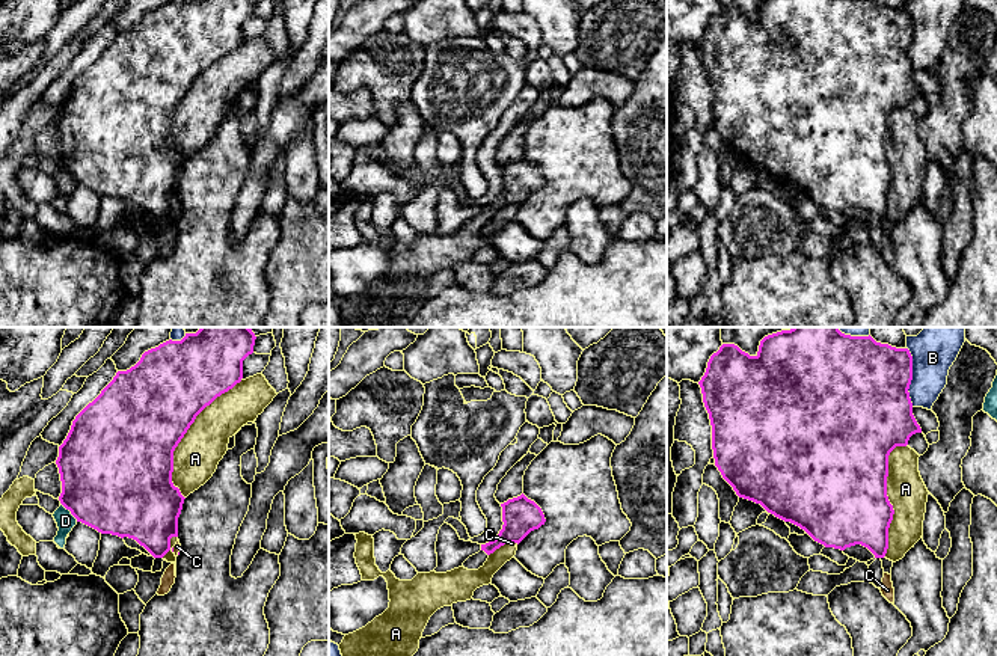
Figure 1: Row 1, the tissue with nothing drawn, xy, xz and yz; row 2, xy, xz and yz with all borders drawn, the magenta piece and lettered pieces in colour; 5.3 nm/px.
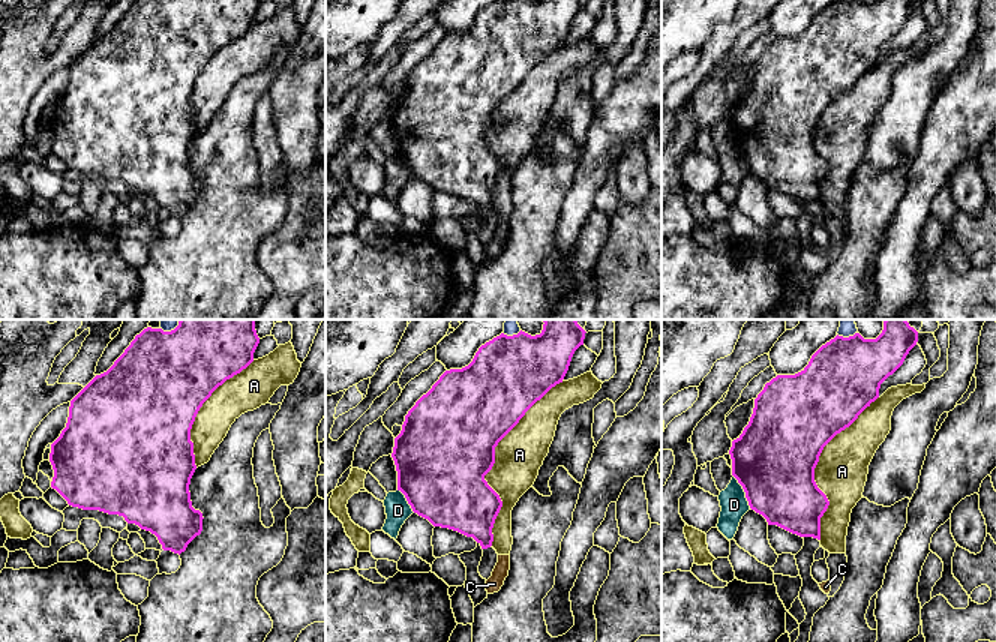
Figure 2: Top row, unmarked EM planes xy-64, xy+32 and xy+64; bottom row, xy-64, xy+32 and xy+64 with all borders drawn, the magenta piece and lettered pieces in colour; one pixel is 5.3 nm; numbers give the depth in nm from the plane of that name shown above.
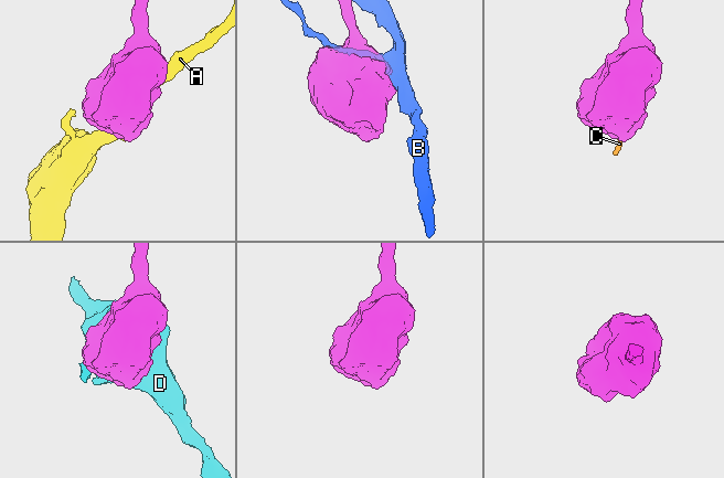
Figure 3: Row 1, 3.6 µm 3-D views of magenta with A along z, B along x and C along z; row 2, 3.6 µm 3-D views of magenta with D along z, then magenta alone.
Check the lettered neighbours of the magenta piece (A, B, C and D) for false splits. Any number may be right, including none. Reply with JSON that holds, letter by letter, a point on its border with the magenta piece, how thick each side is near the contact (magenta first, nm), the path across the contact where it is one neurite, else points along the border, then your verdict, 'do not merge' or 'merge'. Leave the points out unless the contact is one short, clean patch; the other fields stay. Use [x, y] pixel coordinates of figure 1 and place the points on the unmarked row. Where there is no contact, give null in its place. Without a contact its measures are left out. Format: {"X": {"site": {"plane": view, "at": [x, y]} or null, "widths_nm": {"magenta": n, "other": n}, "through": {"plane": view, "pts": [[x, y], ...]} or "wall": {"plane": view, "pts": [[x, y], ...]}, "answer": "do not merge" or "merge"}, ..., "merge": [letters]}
{"A": {"site": {"plane": "xy", "at": [184, 95]}, "widths_nm": {"magenta": 500, "other": 240}, "answer": "do not merge"}, "B": {"site": {"plane": "yz", "at": [911, 39]}, "widths_nm": {"magenta": 460, "other": 220}, "answer": "do not merge"}, "C": {"site": {"plane": "xz", "at": [515, 204]}, "widths_nm": {"magenta": 200, "other": 20}, "wall": {"plane": "xz", "pts": [[510, 205], [518, 205]]}, "answer": "do not merge"}, "D": {"site": {"plane": "xy", "at": [70, 172]}, "widths_nm": {"magenta": 500, "other": 100}, "wall": {"plane": "xy", "pts": [[61, 165], [77, 183]]}, "answer": "do not merge"}, "merge": []}

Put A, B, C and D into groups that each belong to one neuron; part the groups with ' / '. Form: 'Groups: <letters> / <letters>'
Groups: A C / B / D

